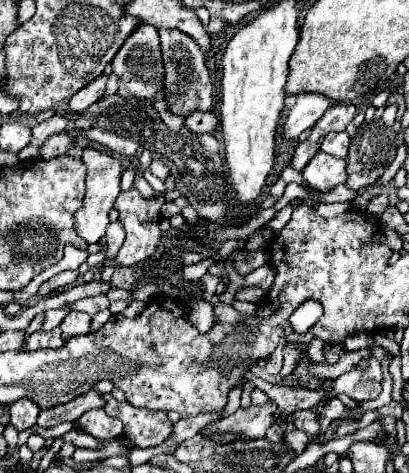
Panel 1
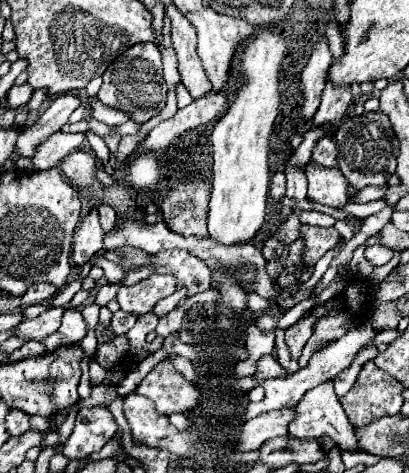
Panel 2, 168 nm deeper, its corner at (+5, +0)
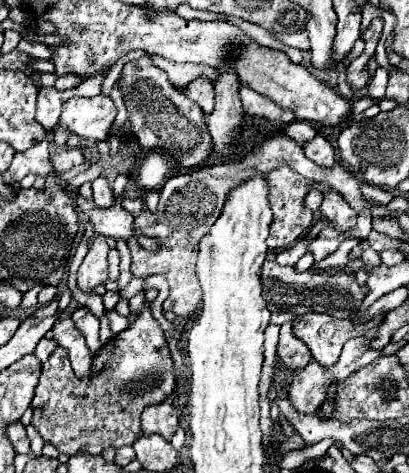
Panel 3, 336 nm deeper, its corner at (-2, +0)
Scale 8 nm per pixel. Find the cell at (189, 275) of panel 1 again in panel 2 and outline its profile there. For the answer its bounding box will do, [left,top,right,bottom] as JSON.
[116,274,176,316]

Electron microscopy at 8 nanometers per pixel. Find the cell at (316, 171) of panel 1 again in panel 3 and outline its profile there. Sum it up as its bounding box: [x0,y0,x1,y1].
[321,190,357,232]

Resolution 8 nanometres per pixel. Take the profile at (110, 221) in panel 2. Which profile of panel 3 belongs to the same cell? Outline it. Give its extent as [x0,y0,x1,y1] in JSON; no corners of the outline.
[93,176,113,208]

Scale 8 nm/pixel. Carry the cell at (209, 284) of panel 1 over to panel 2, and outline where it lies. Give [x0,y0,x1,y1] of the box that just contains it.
[153,288,187,318]

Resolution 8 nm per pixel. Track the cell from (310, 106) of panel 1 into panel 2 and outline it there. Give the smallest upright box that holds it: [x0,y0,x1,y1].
[300,38,332,120]

